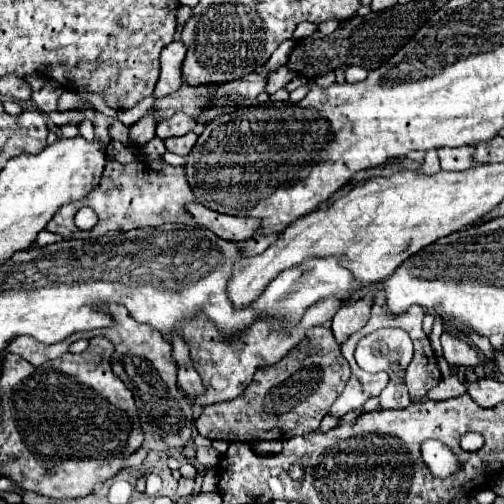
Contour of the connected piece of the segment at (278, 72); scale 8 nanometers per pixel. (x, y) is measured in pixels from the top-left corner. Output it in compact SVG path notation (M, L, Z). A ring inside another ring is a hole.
M282 64L280 68L276 68L274 72L268 74L268 84L266 84L266 92L274 94L276 90L284 88L294 76L298 76L294 70L288 70L288 64Z

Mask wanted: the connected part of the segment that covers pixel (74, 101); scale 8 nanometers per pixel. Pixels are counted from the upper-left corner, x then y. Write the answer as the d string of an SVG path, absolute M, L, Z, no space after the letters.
M64 92L58 100L58 110L72 110L72 108L90 108L92 104L88 102L82 102L74 92Z

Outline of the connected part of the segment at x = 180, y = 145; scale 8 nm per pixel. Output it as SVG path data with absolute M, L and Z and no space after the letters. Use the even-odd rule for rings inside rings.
M188 132L188 134L184 134L184 136L174 136L174 138L168 138L168 140L164 140L164 142L166 142L166 148L168 148L170 152L180 154L180 156L188 156L188 152L192 150L196 138L198 138L198 136L196 136L194 132Z

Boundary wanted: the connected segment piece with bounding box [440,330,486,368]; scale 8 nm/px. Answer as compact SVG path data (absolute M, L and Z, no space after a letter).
M442 332L440 336L442 340L442 348L444 348L444 358L450 366L456 366L456 368L464 368L464 366L484 366L486 362L480 358L478 350L474 346L470 346L468 342L452 336L450 332Z

